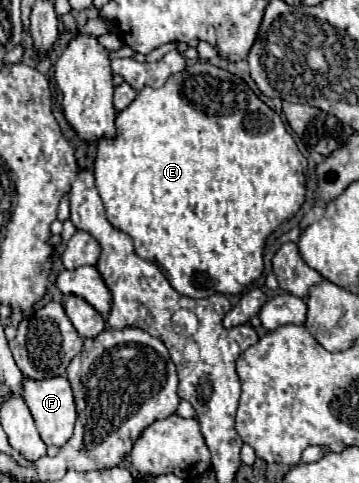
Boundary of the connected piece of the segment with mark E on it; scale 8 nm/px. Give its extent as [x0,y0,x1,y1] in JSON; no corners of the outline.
[95,61,307,299]

